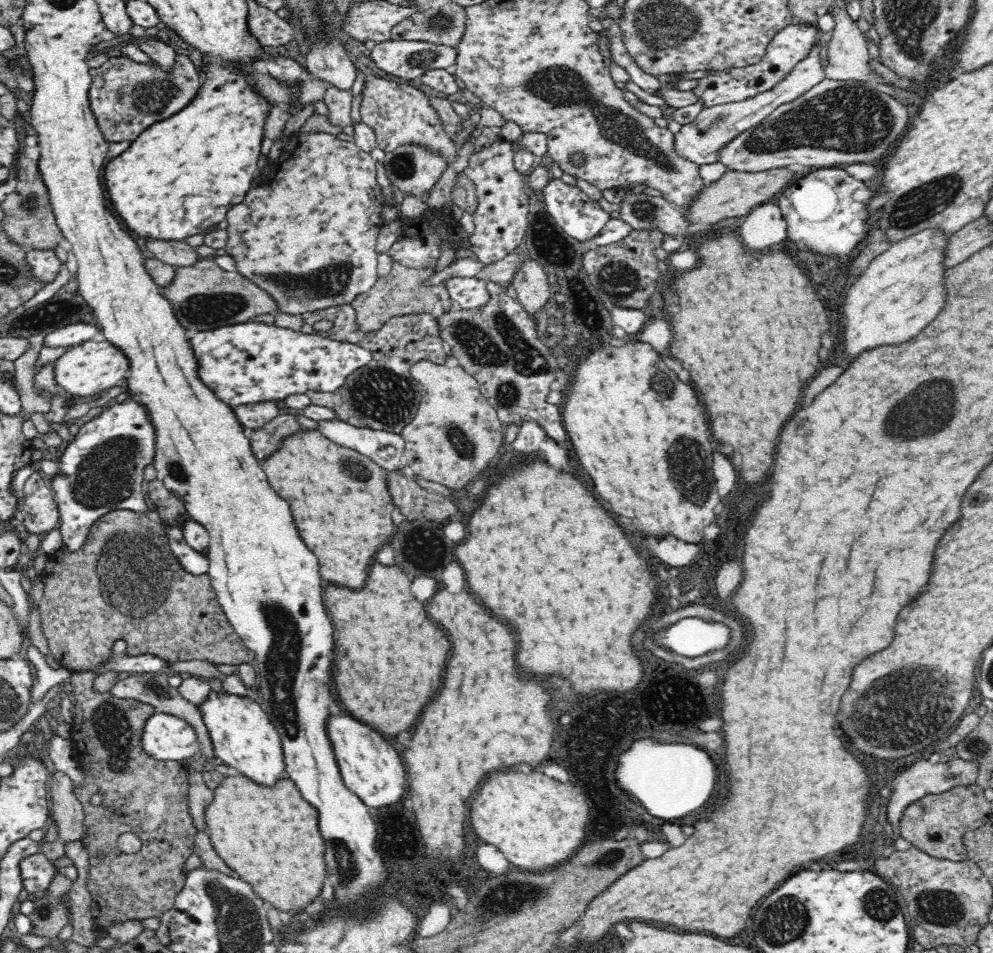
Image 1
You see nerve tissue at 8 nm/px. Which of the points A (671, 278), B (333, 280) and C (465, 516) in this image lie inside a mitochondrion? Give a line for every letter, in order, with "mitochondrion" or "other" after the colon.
A: other
B: mitochondrion
C: other

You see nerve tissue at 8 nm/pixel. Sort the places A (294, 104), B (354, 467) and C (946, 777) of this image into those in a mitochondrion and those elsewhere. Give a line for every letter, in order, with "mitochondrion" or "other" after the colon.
A: other
B: mitochondrion
C: mitochondrion

